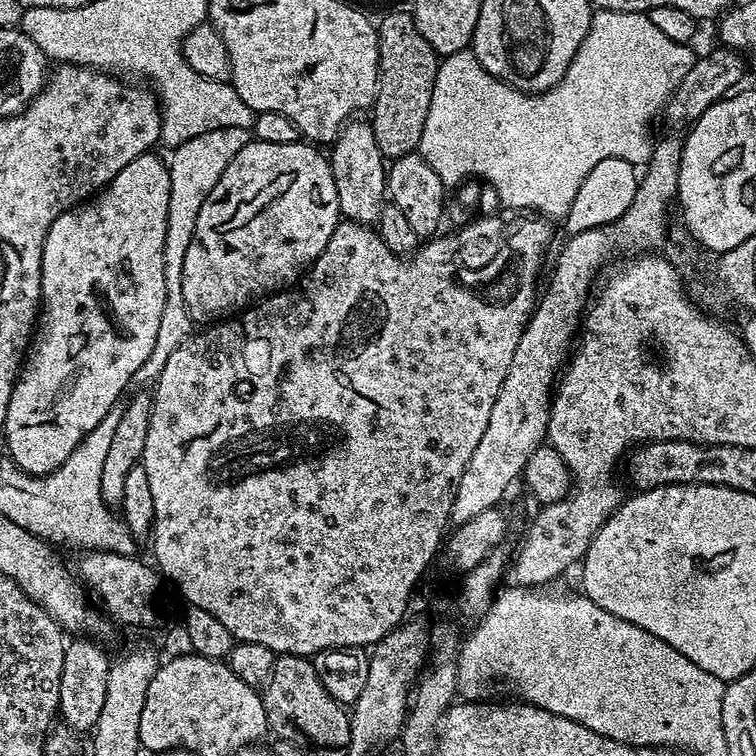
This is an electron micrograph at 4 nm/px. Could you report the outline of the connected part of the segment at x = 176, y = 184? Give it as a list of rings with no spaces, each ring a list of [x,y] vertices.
[[[223,128],[210,130],[206,134],[198,134],[198,138],[190,138],[186,142],[175,145],[176,152],[168,164],[170,174],[170,210],[166,214],[166,242],[164,243],[164,273],[166,274],[166,302],[162,306],[162,322],[158,322],[158,338],[154,338],[154,350],[150,350],[150,358],[138,369],[135,379],[154,382],[162,374],[162,366],[166,366],[166,358],[186,342],[186,338],[194,331],[194,322],[186,310],[186,298],[182,296],[182,264],[186,258],[186,250],[190,250],[190,242],[194,238],[194,226],[198,226],[198,212],[202,204],[218,186],[218,178],[234,162],[234,154],[242,150],[250,139],[247,128]]]

